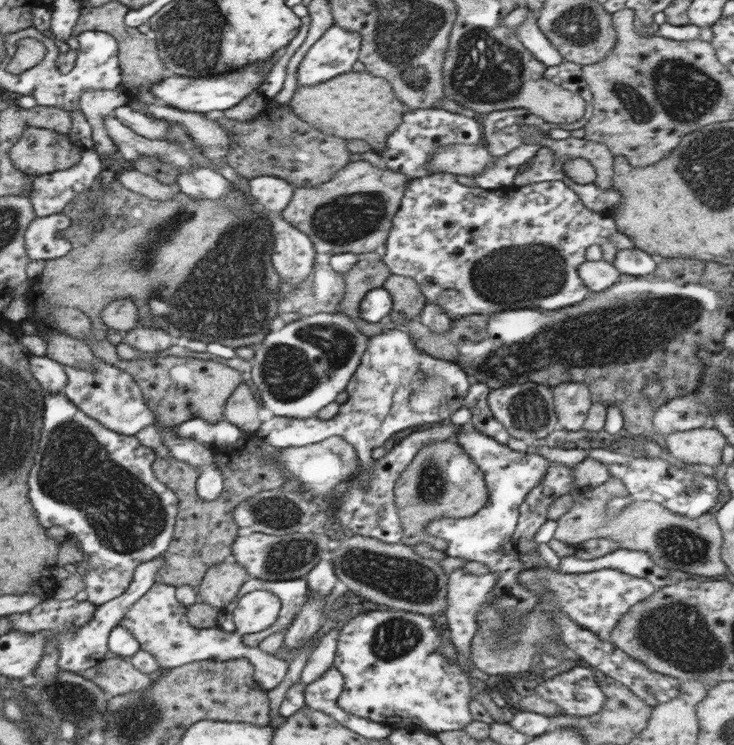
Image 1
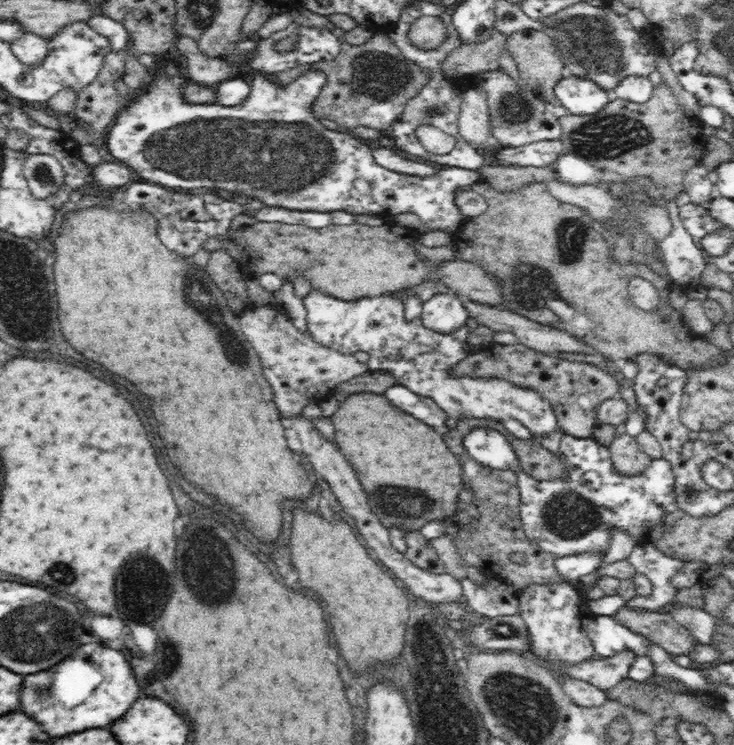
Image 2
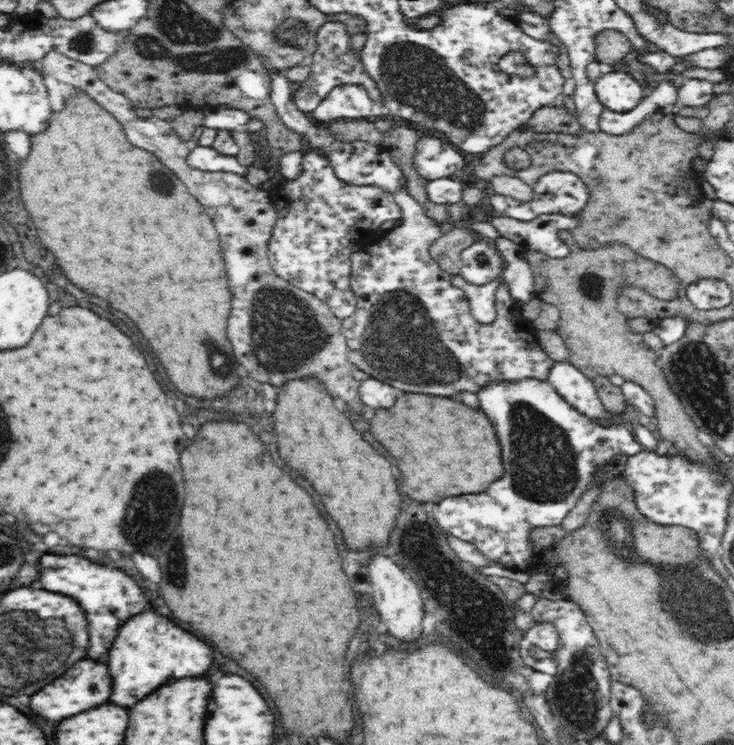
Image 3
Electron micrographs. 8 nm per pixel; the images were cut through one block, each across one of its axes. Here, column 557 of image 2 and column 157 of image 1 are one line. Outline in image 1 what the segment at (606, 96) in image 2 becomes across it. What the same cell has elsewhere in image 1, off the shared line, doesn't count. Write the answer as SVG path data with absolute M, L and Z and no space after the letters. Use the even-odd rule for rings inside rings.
M285 48L284 50L280 49L280 52L274 52L274 55L270 59L260 61L256 65L251 64L234 71L216 73L215 75L207 74L202 77L167 75L160 82L153 84L150 91L156 98L166 102L166 105L177 108L178 110L215 115L218 111L224 111L236 106L238 102L242 102L252 92L259 92L258 88L260 88L262 81L266 78L268 72L270 72L270 68L274 66L274 62L284 52Z

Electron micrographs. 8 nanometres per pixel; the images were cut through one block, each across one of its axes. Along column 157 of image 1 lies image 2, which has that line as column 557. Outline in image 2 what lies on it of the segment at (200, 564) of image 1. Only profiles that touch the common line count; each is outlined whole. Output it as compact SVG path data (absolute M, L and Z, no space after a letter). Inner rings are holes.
M470 418L460 420L456 425L457 428L448 432L448 438L444 436L444 440L452 448L456 458L460 460L462 483L463 485L470 484L470 489L474 489L475 500L472 500L472 505L466 511L454 512L452 516L443 518L443 534L448 533L454 537L458 552L462 555L462 561L471 571L502 578L504 582L512 583L520 590L531 584L544 585L562 582L553 563L554 557L540 552L532 540L525 536L525 532L521 528L521 519L519 518L521 497L517 486L517 474L512 470L492 468L476 461L475 457L464 449L463 441L475 429L491 429L500 432L512 445L523 472L539 481L565 477L563 461L555 453L538 445L533 439L515 438L506 431L501 421L491 418ZM516 552L523 556L522 563L512 562L512 556Z

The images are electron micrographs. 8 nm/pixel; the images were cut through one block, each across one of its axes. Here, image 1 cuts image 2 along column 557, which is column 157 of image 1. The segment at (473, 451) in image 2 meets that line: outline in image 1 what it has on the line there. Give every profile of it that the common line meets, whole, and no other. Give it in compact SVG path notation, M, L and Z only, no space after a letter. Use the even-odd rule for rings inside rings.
M44 393L44 396L43 404L45 405L45 410L43 416L46 428L42 428L42 444L38 444L38 460L34 460L34 472L30 472L30 500L34 500L34 508L38 508L38 516L42 516L42 524L46 524L46 528L53 527L54 525L64 526L68 538L74 538L76 542L80 542L78 546L82 548L82 552L86 552L88 560L90 560L88 561L90 567L84 573L85 591L88 594L87 601L99 607L101 604L115 599L126 592L134 578L135 570L140 564L156 557L161 557L166 550L169 550L170 540L173 539L174 527L177 524L178 496L166 484L160 482L153 472L154 459L156 459L159 453L156 450L152 450L152 448L144 446L138 436L126 436L102 427L102 424L86 416L63 393Z

